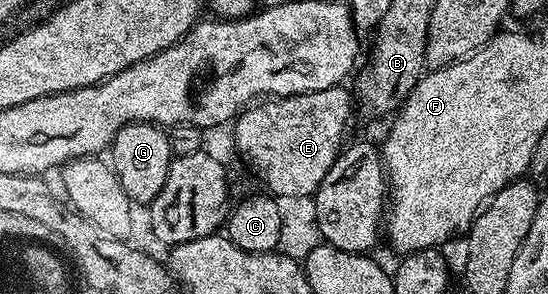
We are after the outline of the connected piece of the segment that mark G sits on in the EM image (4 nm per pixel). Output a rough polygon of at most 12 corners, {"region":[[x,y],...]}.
{"region":[[123,125],[109,164],[136,206],[157,199],[173,160],[166,128]]}

